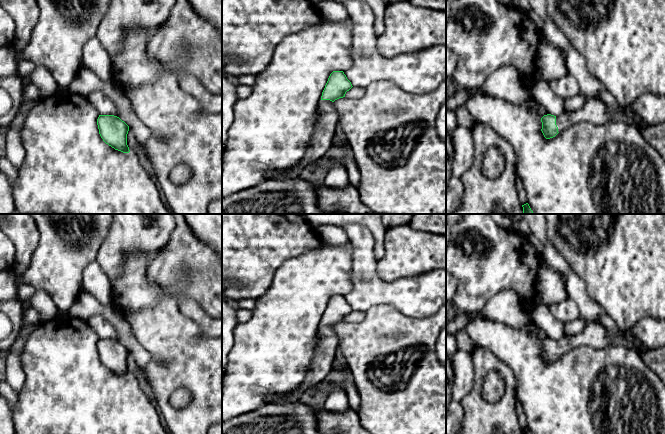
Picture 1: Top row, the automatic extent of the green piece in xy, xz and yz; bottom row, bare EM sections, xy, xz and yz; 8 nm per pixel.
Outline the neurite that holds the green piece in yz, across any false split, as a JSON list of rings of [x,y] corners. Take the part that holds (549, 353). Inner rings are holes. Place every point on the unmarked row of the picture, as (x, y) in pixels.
[[[585,320],[585,329],[579,334],[557,341],[551,338],[544,339],[541,342],[541,355],[546,363],[550,363],[575,347],[602,349],[610,345],[608,336],[608,330],[601,323]]]

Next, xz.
[[[333,295],[330,298],[322,316],[318,345],[304,384],[290,394],[271,396],[269,403],[289,404],[300,401],[302,394],[308,387],[324,381],[326,376],[333,370],[333,362],[338,347],[338,338],[333,326],[345,321],[346,316],[352,311],[343,295]]]

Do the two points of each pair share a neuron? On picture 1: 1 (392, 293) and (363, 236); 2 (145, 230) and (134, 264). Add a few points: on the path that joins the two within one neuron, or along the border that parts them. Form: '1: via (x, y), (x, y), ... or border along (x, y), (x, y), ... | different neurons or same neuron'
1: via (376, 283), (364, 271), (363, 252) | same neuron
2: border along (159, 248), (146, 253), (127, 253), (121, 269) | different neurons

